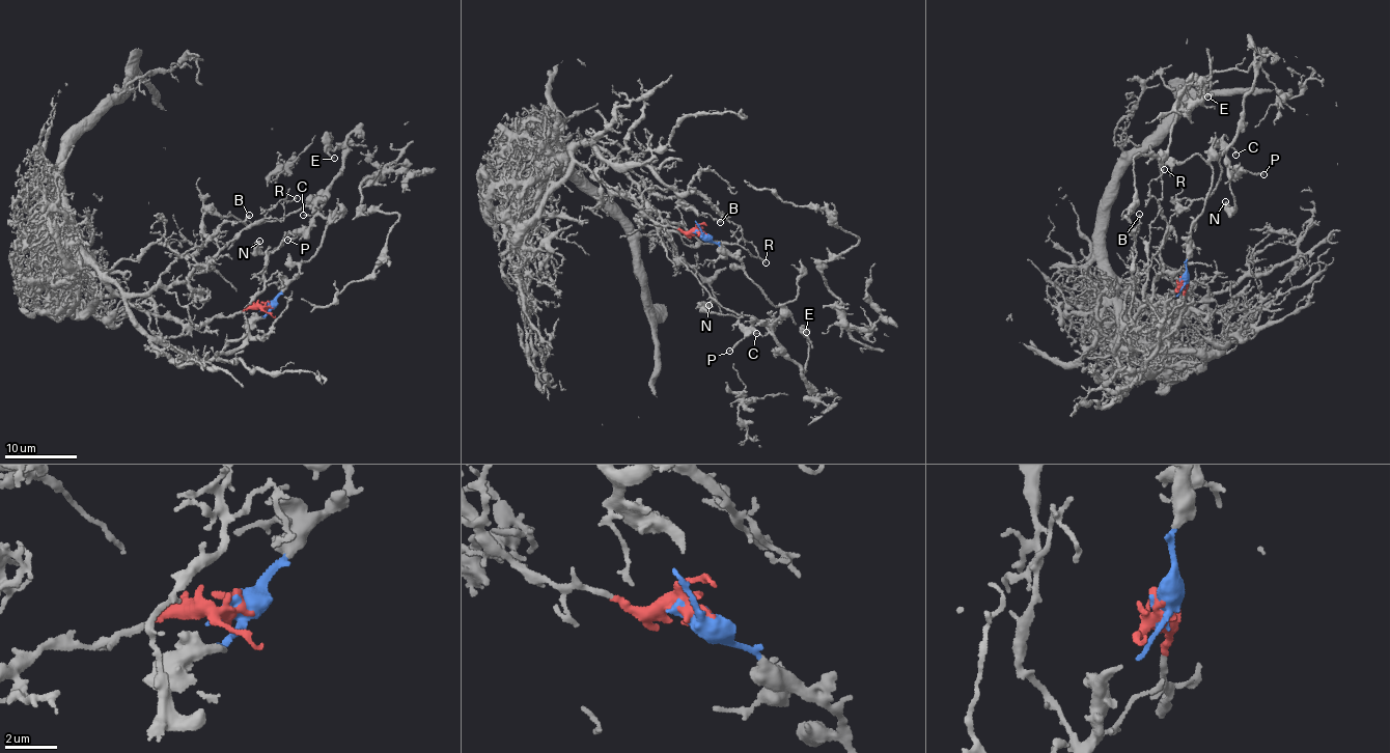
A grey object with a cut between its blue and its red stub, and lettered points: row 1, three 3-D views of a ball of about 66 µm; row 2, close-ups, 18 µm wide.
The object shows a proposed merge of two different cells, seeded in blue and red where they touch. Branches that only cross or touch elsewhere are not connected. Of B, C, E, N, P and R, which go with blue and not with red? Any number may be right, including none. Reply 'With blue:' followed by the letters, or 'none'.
With blue: C, E, N, P

